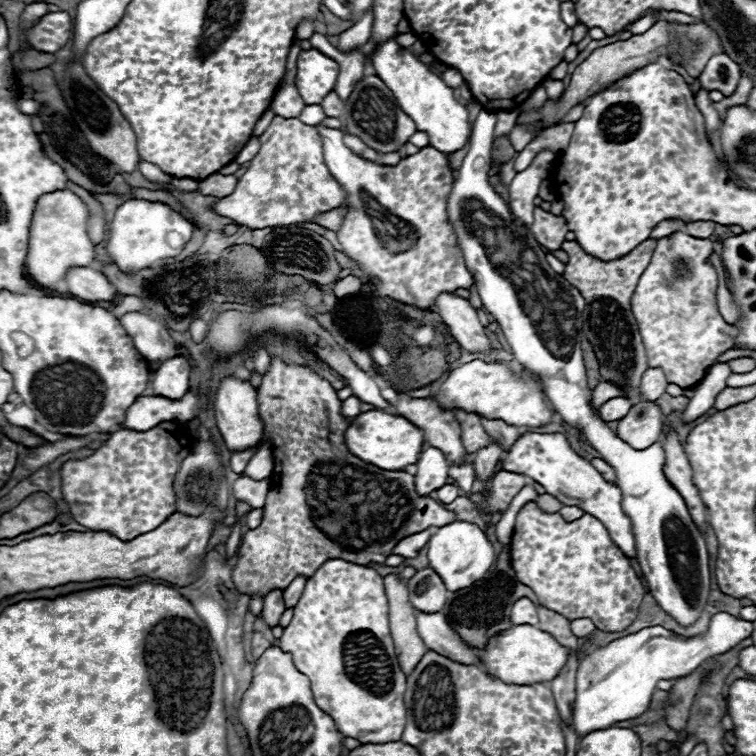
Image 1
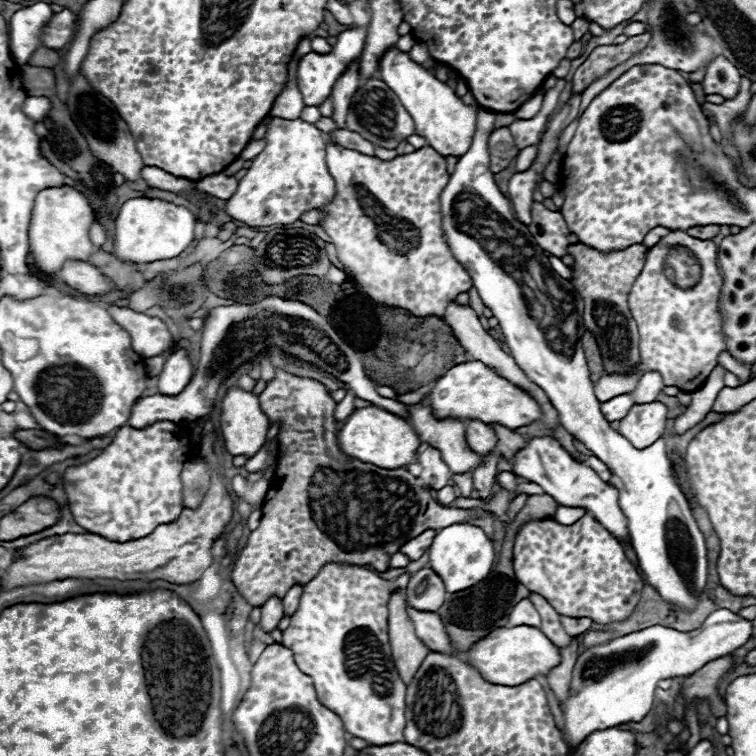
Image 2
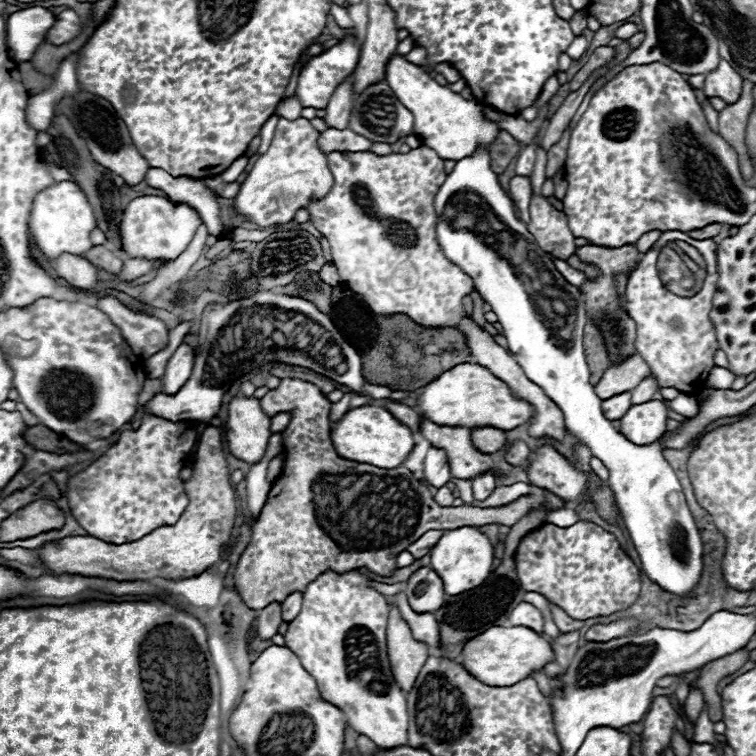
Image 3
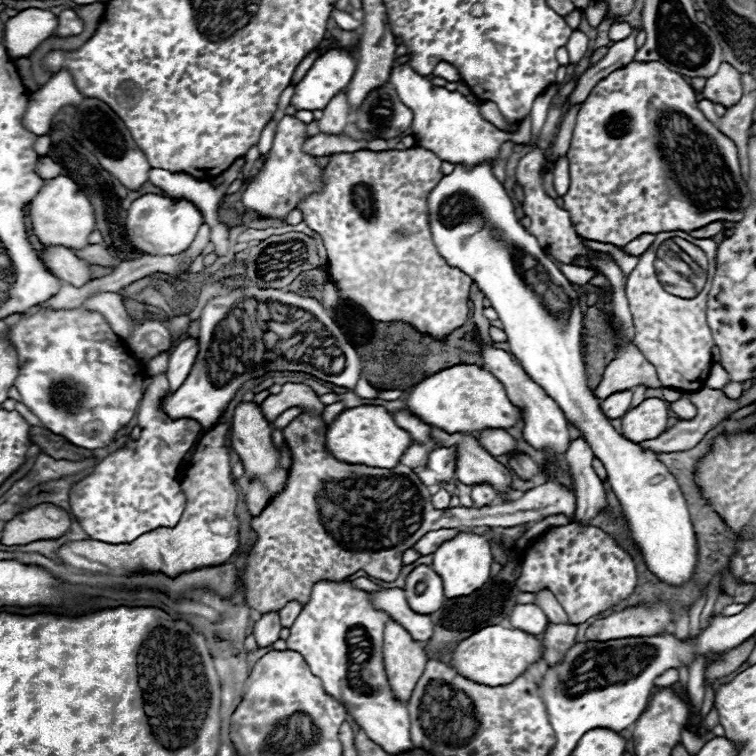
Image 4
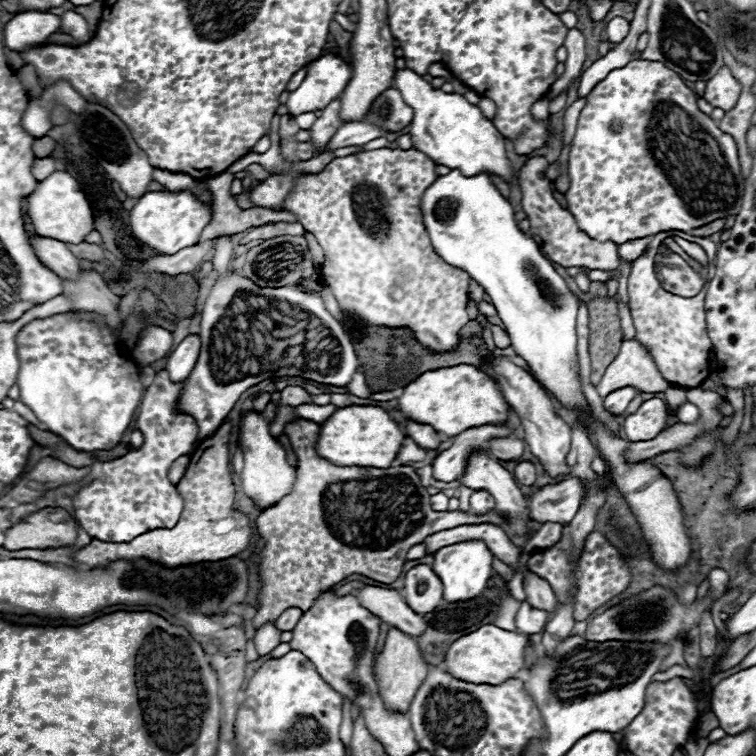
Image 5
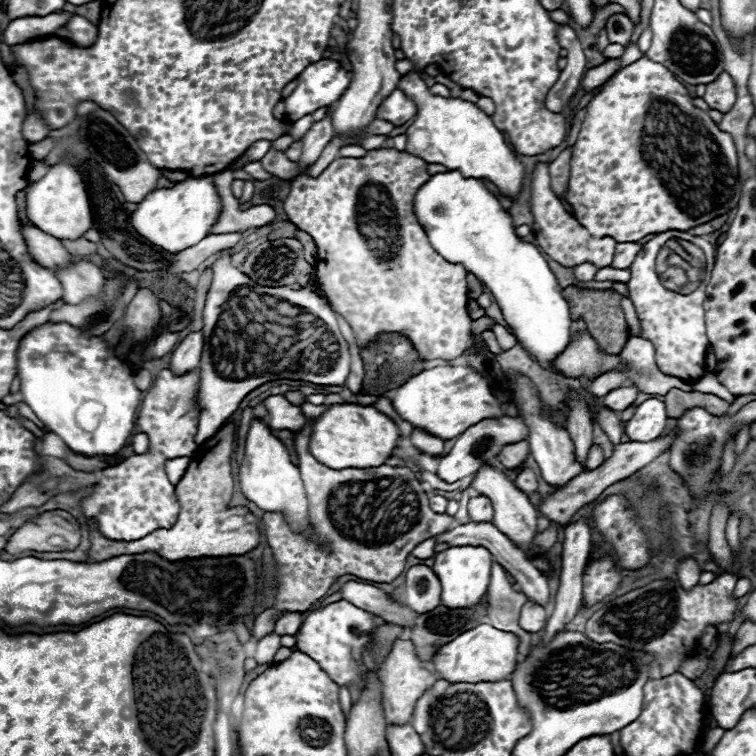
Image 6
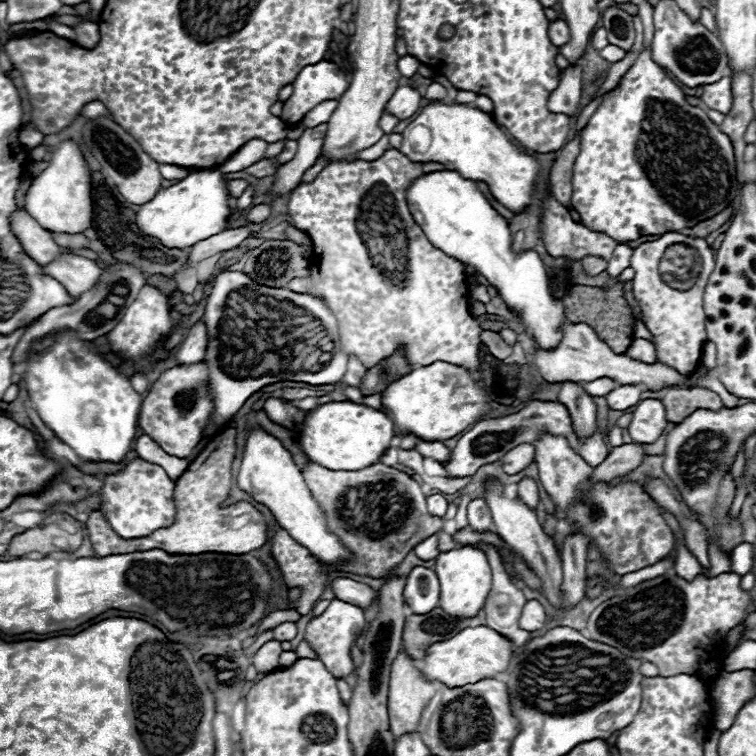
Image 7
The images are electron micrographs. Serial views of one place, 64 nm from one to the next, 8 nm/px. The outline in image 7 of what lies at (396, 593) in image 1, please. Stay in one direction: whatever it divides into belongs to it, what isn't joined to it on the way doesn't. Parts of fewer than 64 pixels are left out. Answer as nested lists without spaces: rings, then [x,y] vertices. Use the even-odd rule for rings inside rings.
[[[400,652],[396,656],[388,688],[388,718],[396,738],[418,728],[422,710],[436,693],[436,688],[440,688],[438,682],[422,680],[408,654]]]

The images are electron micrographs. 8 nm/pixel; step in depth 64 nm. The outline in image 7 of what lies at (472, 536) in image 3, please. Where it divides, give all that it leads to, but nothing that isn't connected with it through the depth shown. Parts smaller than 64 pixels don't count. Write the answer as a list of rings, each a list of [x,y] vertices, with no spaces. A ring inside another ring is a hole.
[[[464,546],[464,548],[440,552],[436,556],[434,572],[438,574],[438,580],[440,580],[440,604],[438,606],[444,608],[448,616],[474,618],[484,608],[484,602],[492,588],[492,574],[490,574],[488,558],[482,550]]]

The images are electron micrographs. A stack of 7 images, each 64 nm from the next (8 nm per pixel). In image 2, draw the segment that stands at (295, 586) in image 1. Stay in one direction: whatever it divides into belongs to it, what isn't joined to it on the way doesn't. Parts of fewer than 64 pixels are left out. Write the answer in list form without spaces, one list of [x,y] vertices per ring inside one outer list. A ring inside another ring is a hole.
[[[294,586],[294,588],[288,590],[288,594],[282,600],[282,604],[284,604],[284,616],[292,616],[298,610],[300,596],[302,596],[302,586]]]

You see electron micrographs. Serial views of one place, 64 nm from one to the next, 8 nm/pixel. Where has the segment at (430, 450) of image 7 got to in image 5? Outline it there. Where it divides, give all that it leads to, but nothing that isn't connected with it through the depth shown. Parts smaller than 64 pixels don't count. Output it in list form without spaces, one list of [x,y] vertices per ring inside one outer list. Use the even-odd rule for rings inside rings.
[[[408,420],[406,424],[406,434],[424,450],[436,450],[442,442],[442,436],[438,432],[434,432],[426,424],[416,424],[412,420]]]

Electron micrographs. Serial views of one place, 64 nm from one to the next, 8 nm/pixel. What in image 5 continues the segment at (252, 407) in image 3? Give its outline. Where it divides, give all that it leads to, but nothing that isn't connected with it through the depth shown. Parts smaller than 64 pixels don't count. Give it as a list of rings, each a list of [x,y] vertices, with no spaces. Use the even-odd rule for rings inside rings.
[[[248,412],[242,418],[240,426],[240,446],[244,452],[244,470],[240,474],[242,490],[248,498],[252,498],[262,510],[278,504],[284,496],[288,496],[296,484],[296,468],[288,464],[286,450],[282,444],[270,434],[268,422],[258,412]]]

